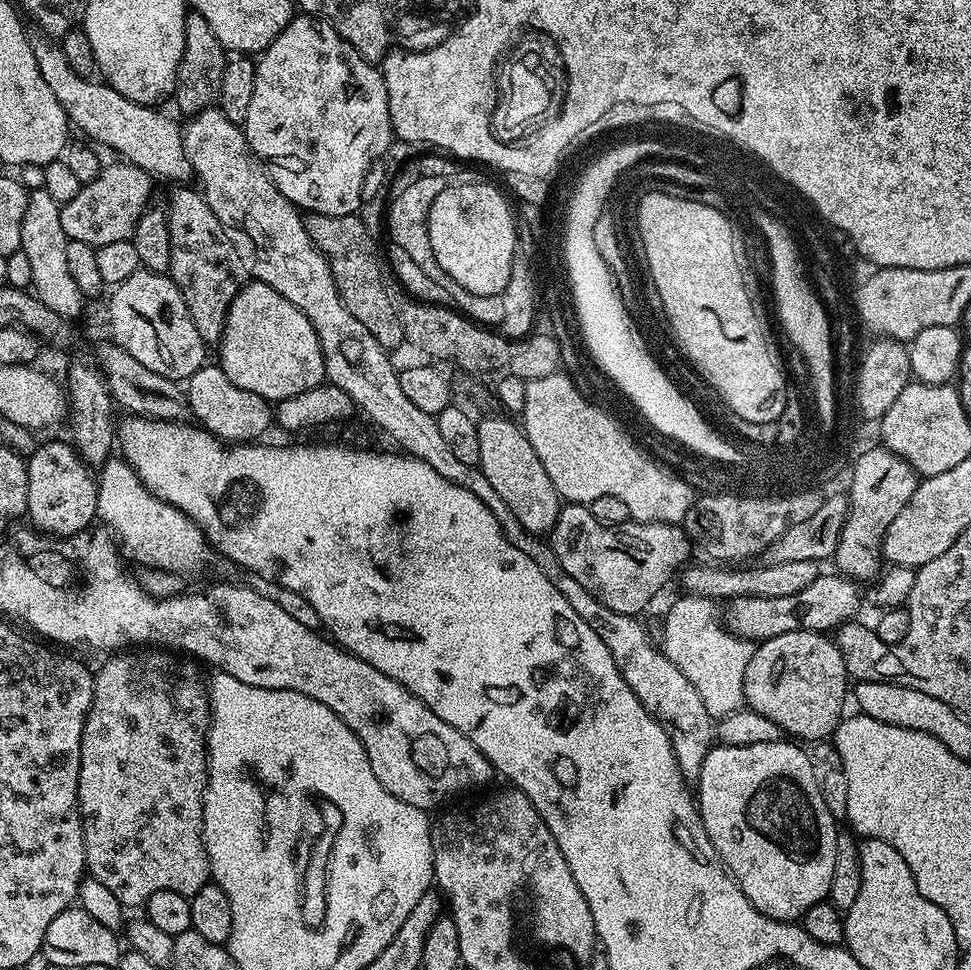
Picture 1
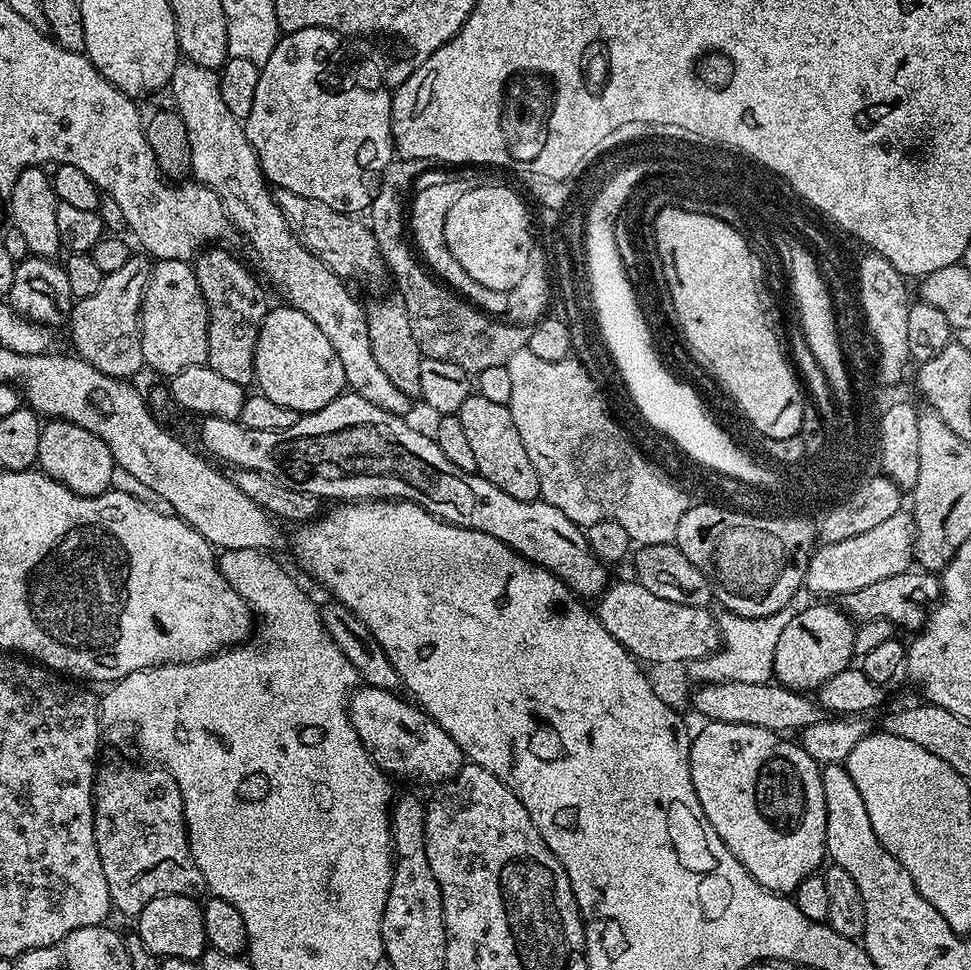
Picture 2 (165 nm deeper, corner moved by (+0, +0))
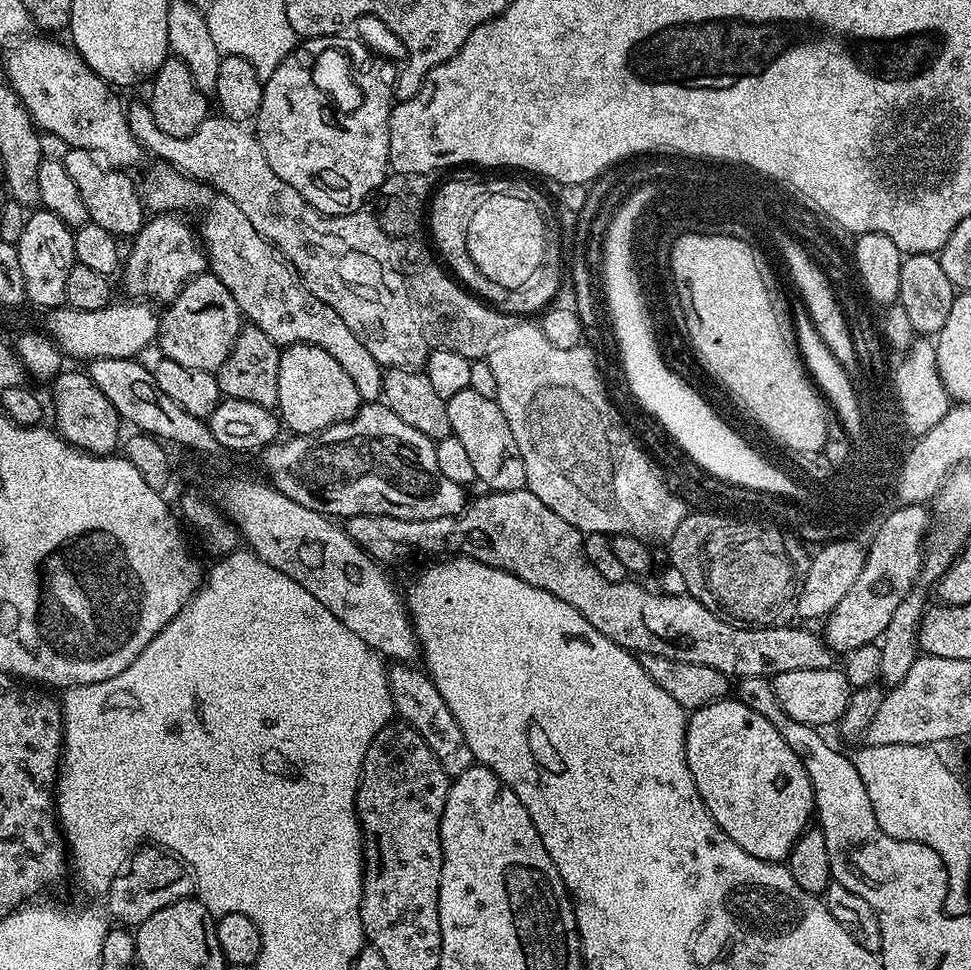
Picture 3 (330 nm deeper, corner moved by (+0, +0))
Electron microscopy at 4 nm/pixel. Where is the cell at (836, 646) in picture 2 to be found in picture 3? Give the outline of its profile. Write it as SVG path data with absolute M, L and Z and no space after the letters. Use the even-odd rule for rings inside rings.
M923 503L896 506L896 509L881 522L880 529L877 530L876 537L872 540L872 545L867 545L864 568L850 586L850 590L846 590L846 598L842 598L842 602L838 602L835 610L828 613L826 617L828 625L825 626L824 632L822 631L822 639L833 653L849 654L858 646L866 646L881 639L899 602L906 598L908 591L917 587L920 568L924 562L925 539L929 531L930 512Z

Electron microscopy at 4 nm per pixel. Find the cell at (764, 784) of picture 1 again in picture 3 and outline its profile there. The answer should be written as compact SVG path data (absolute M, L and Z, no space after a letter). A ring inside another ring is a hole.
M739 698L715 700L706 706L695 709L695 711L688 716L686 758L690 766L690 774L694 778L694 786L698 786L698 794L702 798L706 810L714 818L714 822L718 822L720 829L722 829L735 844L742 846L742 850L746 850L746 854L754 854L754 858L762 858L763 860L771 860L773 862L787 861L788 856L792 852L792 847L800 841L801 834L809 827L810 821L808 821L808 819L813 819L814 805L812 802L812 783L804 769L804 761L801 760L798 754L794 754L794 750L790 750L790 746L786 746L786 742L782 738L780 731L766 718L762 718L762 714L750 710L750 706L743 704Z

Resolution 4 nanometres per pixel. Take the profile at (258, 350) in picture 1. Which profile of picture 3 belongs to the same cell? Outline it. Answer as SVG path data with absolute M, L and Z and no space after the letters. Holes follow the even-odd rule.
M290 344L281 351L278 362L278 402L276 408L285 429L298 436L309 436L334 426L339 420L348 420L360 409L362 401L350 374L326 354L317 344Z

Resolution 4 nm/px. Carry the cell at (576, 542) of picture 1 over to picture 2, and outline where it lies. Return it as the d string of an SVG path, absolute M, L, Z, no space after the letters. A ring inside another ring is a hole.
M348 390L334 398L330 406L322 406L322 410L301 415L300 420L294 422L294 426L286 426L286 430L250 430L236 420L205 416L199 421L199 447L209 457L217 456L212 458L217 461L225 460L232 468L258 470L262 474L273 476L287 488L314 494L324 502L409 500L448 524L482 530L482 534L498 538L498 542L512 548L531 564L537 564L539 568L545 568L547 572L554 574L581 598L599 597L608 587L609 569L590 550L588 539L584 537L584 528L570 522L570 518L566 518L566 514L562 514L558 506L550 506L550 502L541 499L522 502L522 498L513 498L506 494L506 490L498 490L494 482L482 478L479 472L458 470L458 466L454 466L454 462L450 462L450 458L446 458L446 454L438 450L435 439L429 433L427 436L426 433L411 428L408 422L405 417L395 416L373 406L371 402L366 402L366 398Z

